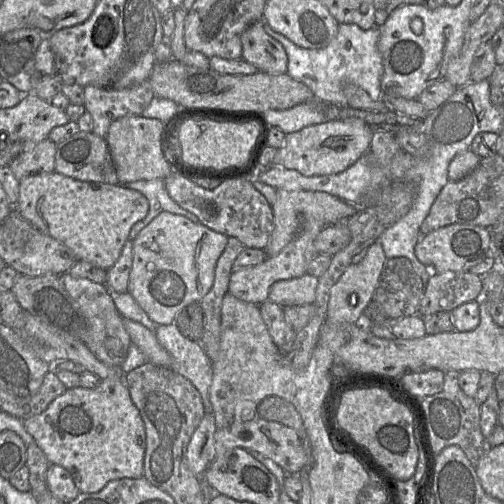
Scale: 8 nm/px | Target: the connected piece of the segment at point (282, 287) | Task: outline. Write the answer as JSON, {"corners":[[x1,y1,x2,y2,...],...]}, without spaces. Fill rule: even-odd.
{"corners":[[309,274,272,284,268,300,281,307,313,304,318,278]]}

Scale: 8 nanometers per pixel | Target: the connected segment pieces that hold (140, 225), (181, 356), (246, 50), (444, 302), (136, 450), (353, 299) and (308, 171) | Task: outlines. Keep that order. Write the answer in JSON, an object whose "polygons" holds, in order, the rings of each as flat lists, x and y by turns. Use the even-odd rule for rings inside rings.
{"polygons":[[[162,178,138,180,120,185,141,192,149,201,149,210,147,215,132,226,128,240,134,240,138,233,162,211,179,214,187,217,194,223,201,223,200,219,196,215,183,209,169,196,165,188,164,179]],[[174,322,158,325,154,331,160,345,171,355,172,364,169,368,192,383,201,395,205,413,212,414,209,400,212,381,211,360,200,342,184,337]],[[263,18,242,33,241,44,241,59,254,65,259,71,270,74,287,73,287,53,279,41,264,31]],[[469,271,434,273,426,284,418,315,451,312,464,303,475,301,482,289,481,276]],[[111,374,94,388,67,389,45,411,23,420,49,463,69,471,81,493,96,493,112,480,143,475,145,428,123,374]],[[375,241,362,255,341,275,331,287,326,311,328,321,355,323,371,304,373,294,378,285,386,257,381,244]],[[328,120,285,136,271,166,296,170,304,176,337,174,353,165,370,147,372,131,362,120]]]}

